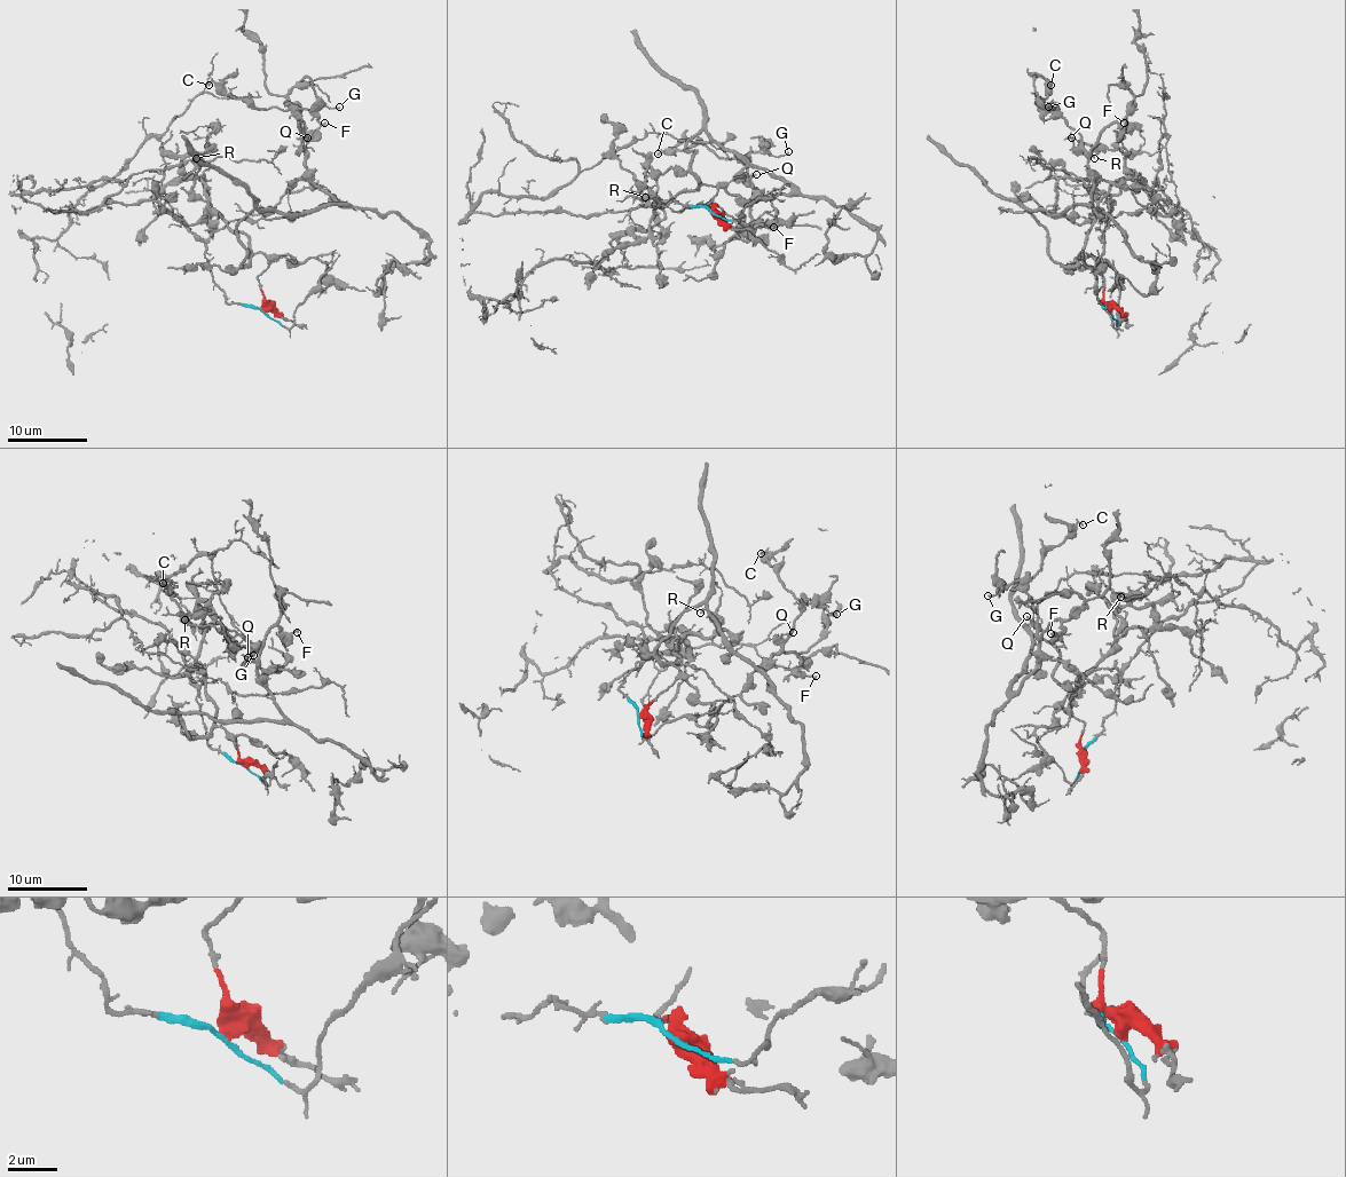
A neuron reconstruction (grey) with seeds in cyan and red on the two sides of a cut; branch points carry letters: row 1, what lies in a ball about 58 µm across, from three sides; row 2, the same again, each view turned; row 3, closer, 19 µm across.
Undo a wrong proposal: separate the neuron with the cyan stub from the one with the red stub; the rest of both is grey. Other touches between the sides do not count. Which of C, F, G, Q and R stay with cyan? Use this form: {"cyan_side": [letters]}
{"cyan_side": []}

